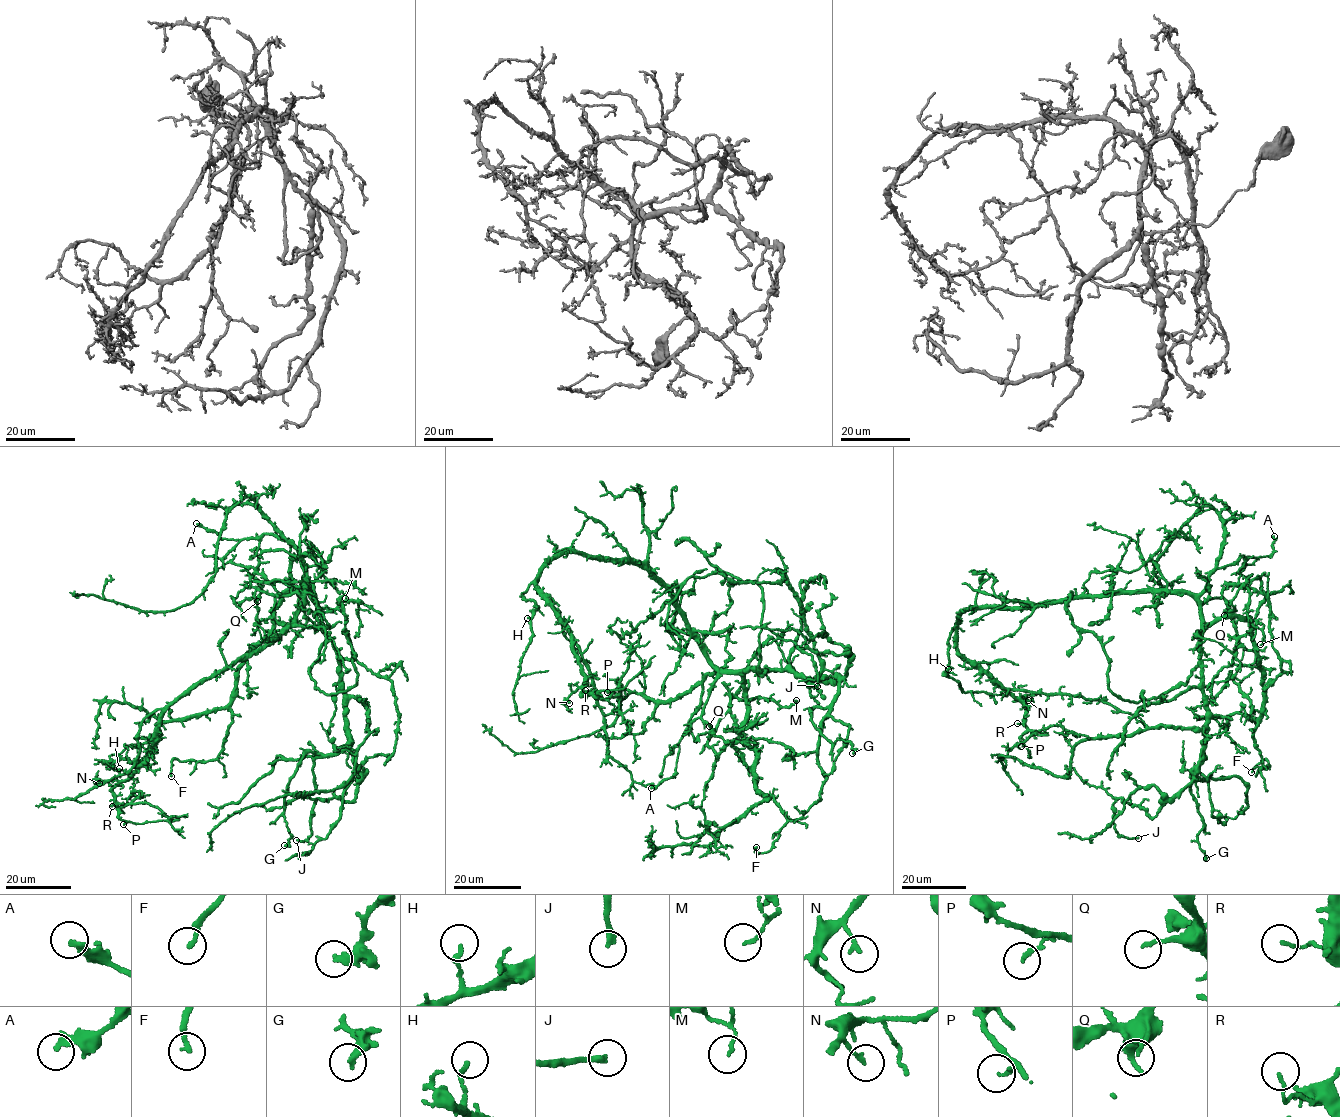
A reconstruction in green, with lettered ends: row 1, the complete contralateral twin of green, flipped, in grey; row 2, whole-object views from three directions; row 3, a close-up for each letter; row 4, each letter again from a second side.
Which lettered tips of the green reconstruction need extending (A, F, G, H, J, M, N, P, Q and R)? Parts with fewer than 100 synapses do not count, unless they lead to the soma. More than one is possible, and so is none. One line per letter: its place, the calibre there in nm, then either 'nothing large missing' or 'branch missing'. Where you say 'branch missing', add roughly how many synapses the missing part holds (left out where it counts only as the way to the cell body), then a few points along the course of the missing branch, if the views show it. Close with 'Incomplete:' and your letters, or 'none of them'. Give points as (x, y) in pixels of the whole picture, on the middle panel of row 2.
A: at (651, 788); 240 nm thick; nothing large missing
F: at (756, 847); 170 nm thick; nothing large missing
G: at (852, 753); 320 nm thick; nothing large missing
H: at (527, 618); 180 nm thick; nothing large missing
J: at (817, 686); 280 nm thick; nothing large missing
M: at (796, 700); 120 nm thick; nothing large missing
N: at (569, 703); 190 nm thick; nothing large missing
P: at (607, 692); 150 nm thick; nothing large missing
Q: at (709, 726); 140 nm thick; nothing large missing
R: at (585, 690); 110 nm thick; nothing large missing
Incomplete: none of them

